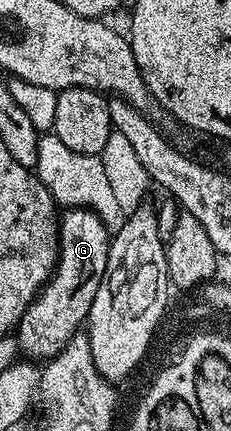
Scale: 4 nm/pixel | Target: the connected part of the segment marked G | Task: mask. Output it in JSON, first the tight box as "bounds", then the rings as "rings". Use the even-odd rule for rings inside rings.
{"bounds":[16,208,111,362],"rings":[[[71,208],[61,213],[58,226],[58,262],[54,265],[54,273],[51,274],[46,285],[38,291],[38,297],[28,306],[28,310],[24,310],[16,329],[18,351],[23,357],[34,362],[39,362],[38,360],[47,362],[53,359],[64,351],[69,340],[89,321],[96,290],[102,285],[102,280],[108,271],[108,250],[111,239],[111,229],[107,228],[106,223],[90,209]]]}

